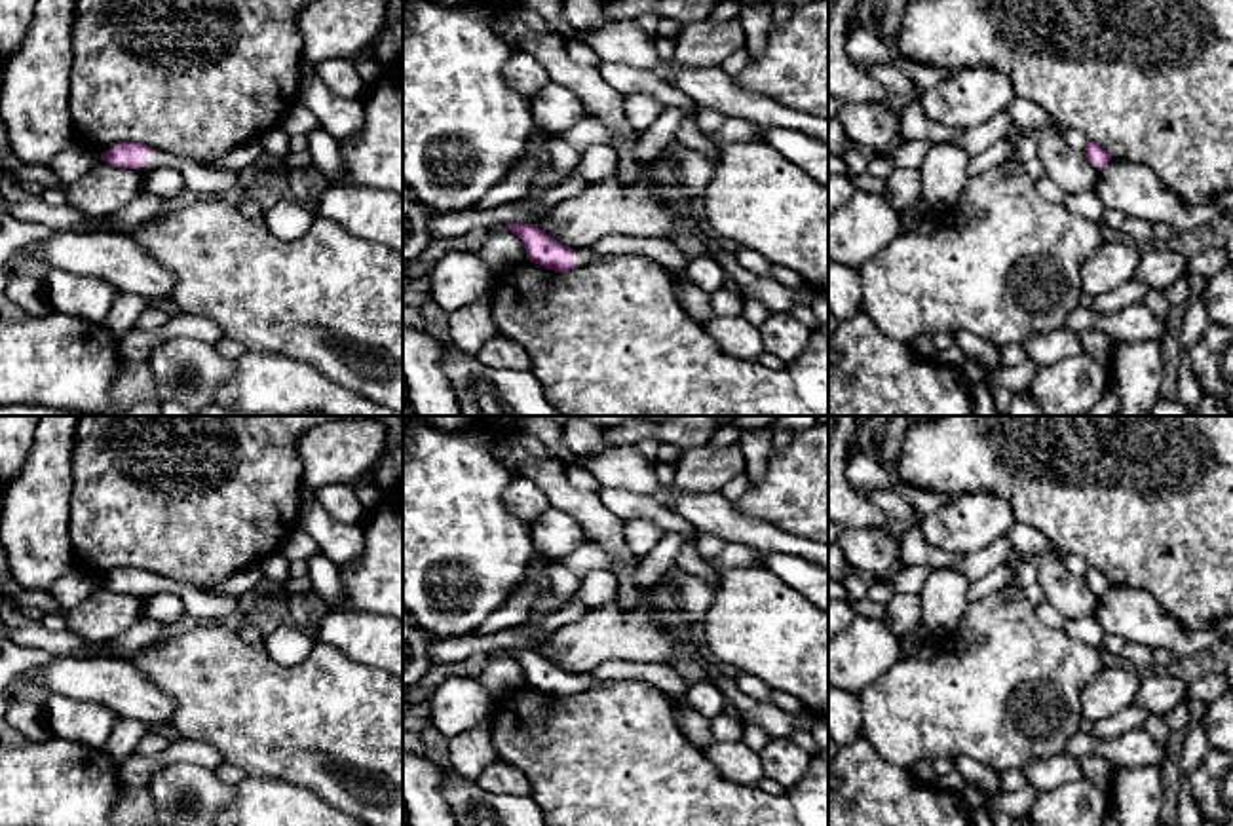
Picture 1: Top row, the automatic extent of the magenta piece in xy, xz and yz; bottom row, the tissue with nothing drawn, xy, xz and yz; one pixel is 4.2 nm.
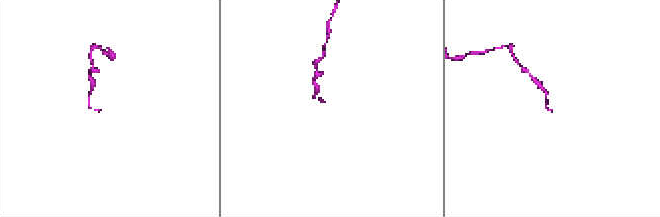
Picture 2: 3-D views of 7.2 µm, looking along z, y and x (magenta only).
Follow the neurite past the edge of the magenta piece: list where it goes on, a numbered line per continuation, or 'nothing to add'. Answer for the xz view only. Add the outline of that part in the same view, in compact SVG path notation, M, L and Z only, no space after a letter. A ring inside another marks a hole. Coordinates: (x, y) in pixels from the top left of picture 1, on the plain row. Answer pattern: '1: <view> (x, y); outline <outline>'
1: xz (582, 682); outline M591 672L572 674L572 680L574 680L574 691L585 691L602 682L602 680L595 678Z

